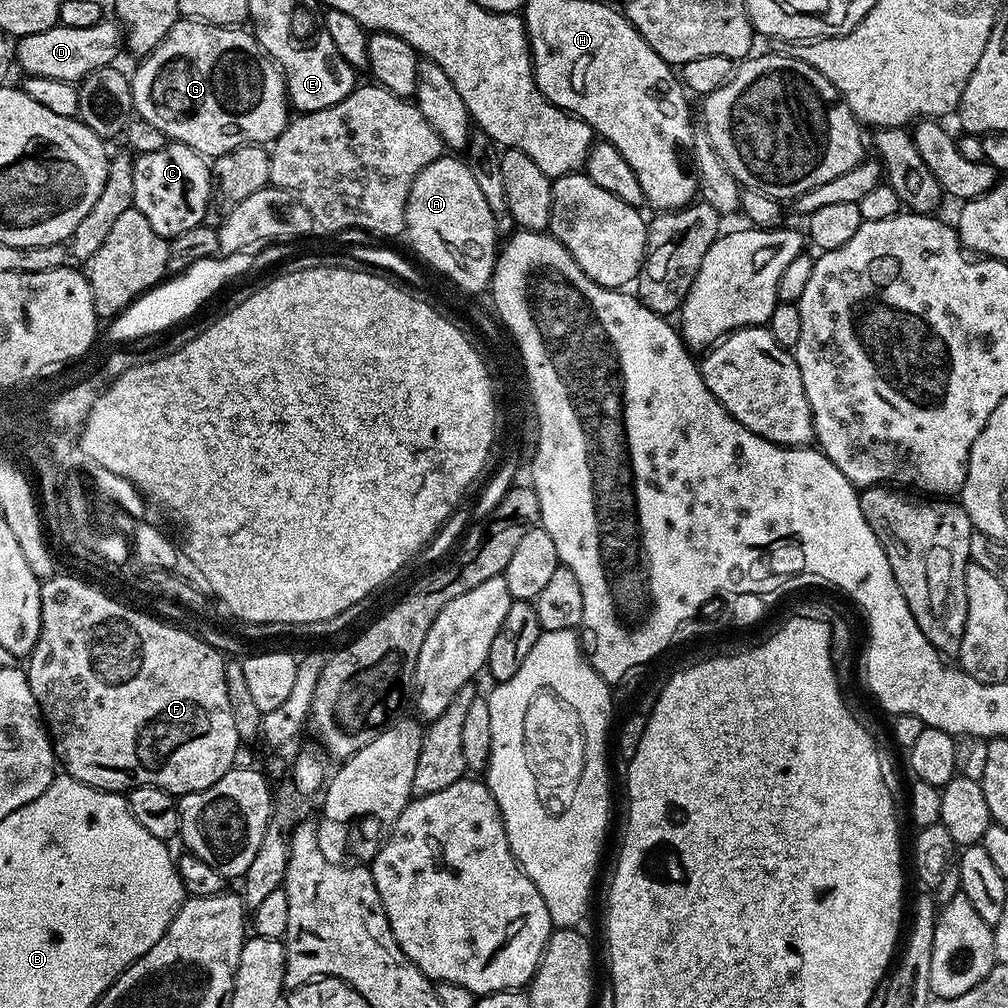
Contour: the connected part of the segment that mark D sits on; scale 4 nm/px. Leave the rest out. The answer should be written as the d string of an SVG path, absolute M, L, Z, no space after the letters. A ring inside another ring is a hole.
M105 18L94 26L85 26L83 30L70 30L70 26L57 26L42 30L42 34L30 34L19 37L14 44L14 60L20 63L24 76L37 76L39 80L70 80L79 82L86 74L99 68L106 68L117 63L116 55L122 52L122 29L115 19Z

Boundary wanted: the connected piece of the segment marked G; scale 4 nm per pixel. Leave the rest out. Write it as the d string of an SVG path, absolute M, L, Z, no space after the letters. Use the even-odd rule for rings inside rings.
M181 18L176 21L176 25L166 34L166 38L153 52L139 61L140 69L131 73L132 81L132 106L135 115L139 119L150 122L150 126L158 126L158 130L169 141L184 144L188 148L193 148L205 158L215 158L226 154L235 148L241 148L244 144L259 144L261 146L271 145L273 140L286 130L290 119L290 105L288 103L288 86L284 78L284 73L280 71L275 60L264 51L264 47L256 40L251 31L240 26L225 26L223 24L205 24L202 20L191 18Z

